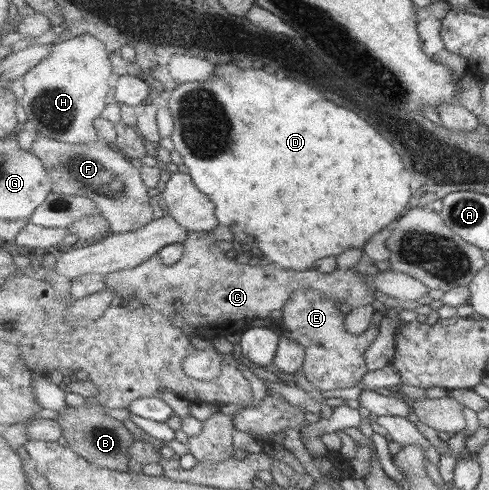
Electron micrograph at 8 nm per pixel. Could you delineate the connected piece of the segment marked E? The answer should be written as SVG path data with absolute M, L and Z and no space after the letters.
M311 286L292 294L289 302L282 308L282 319L276 322L275 331L280 340L283 337L291 339L301 344L306 351L302 368L304 376L320 390L353 388L370 371L366 352L381 334L381 325L373 322L363 335L353 335L348 331L346 320L348 315L339 310L337 301Z

